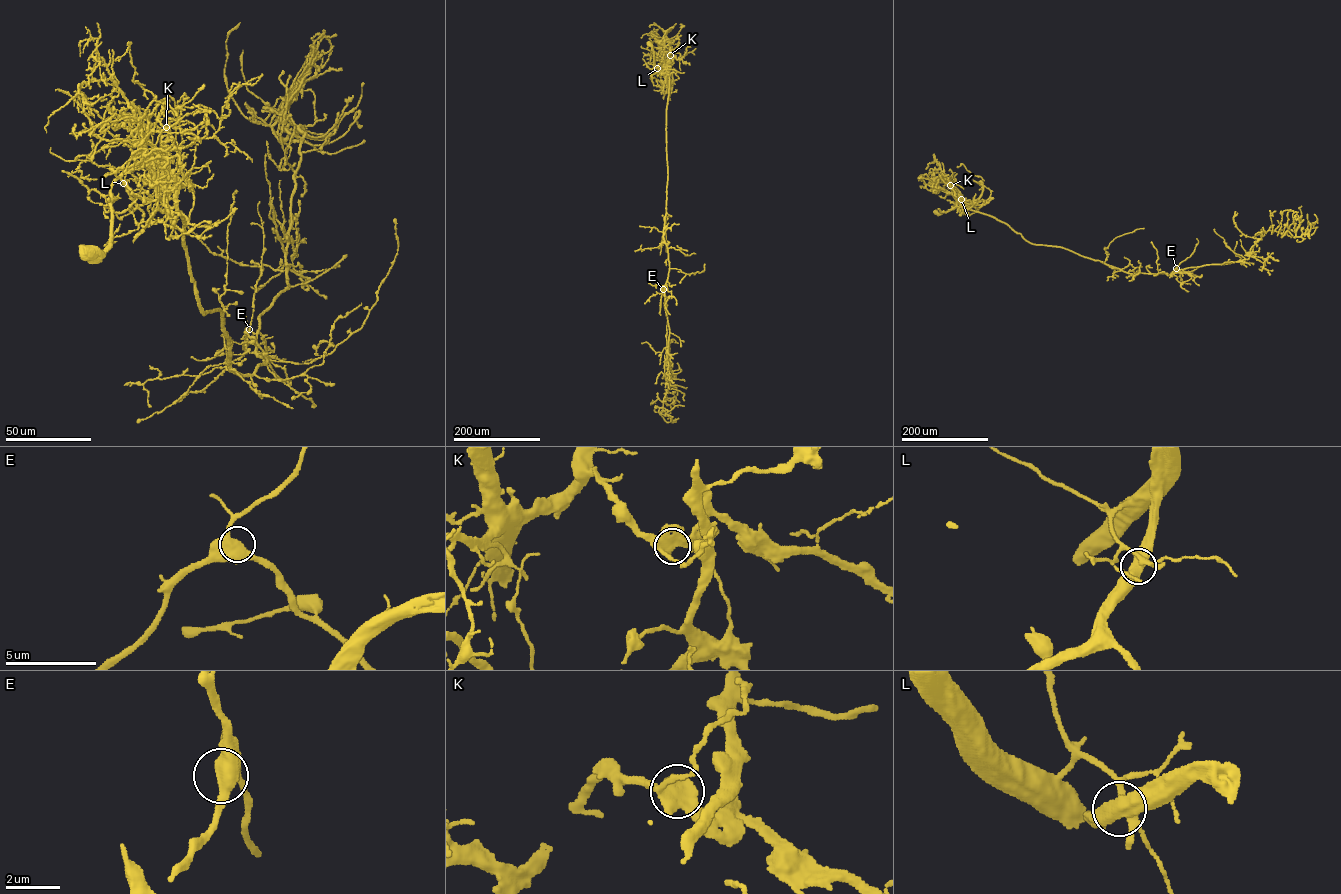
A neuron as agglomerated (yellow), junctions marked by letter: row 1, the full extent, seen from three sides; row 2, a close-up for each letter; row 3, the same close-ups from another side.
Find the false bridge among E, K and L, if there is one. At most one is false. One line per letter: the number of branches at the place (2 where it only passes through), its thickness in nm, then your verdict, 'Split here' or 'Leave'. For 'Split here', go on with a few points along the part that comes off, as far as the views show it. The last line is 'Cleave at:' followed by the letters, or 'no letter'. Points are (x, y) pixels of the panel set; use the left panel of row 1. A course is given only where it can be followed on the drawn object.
E: Branches: 3. Thickness 420 nm. Leave
K: Branches: 4. Thickness 400 nm. Leave
L: Branches: 5. Thickness 420 nm. Leave
Cleave at: no letter

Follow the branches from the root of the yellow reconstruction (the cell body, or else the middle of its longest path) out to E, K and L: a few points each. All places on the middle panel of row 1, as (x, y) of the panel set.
E: (648, 43), (653, 51), (654, 66), (671, 67), (663, 236), (669, 271), (663, 289)
K: (648, 43), (655, 67), (661, 68), (665, 57), (670, 55)
L: (648, 43), (656, 68)

